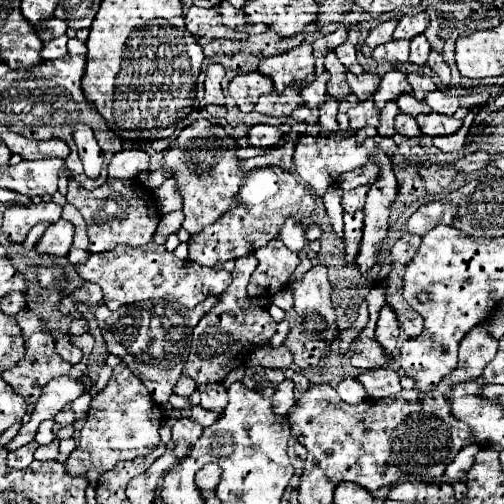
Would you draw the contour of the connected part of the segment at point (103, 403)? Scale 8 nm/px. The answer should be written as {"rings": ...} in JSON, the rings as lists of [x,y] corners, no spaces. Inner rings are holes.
{"rings":[[[121,362],[119,366],[113,368],[113,376],[107,382],[107,386],[103,390],[99,390],[97,396],[89,404],[89,412],[87,412],[85,424],[81,428],[79,446],[71,452],[69,460],[65,462],[67,472],[69,474],[87,474],[87,480],[91,484],[95,484],[97,478],[103,472],[111,470],[117,462],[121,462],[121,460],[133,460],[137,456],[147,456],[159,444],[159,428],[163,424],[163,418],[165,418],[163,408],[153,402],[153,398],[149,396],[149,390],[145,388],[145,384],[141,384],[141,378],[135,376],[125,362]]]}

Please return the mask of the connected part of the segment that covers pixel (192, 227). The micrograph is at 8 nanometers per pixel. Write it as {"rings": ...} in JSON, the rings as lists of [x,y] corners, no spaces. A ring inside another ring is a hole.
{"rings":[[[201,138],[193,140],[193,144],[193,148],[185,148],[181,154],[175,154],[175,144],[163,150],[163,166],[171,172],[177,182],[177,190],[183,196],[183,228],[191,236],[213,224],[229,208],[237,206],[237,192],[247,176],[247,172],[239,166],[237,138]]]}

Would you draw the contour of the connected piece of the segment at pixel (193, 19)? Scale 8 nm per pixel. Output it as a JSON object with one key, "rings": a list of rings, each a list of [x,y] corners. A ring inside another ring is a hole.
{"rings":[[[191,6],[185,15],[186,28],[195,36],[206,37],[207,39],[229,39],[245,40],[245,32],[237,32],[222,23],[221,14],[217,9],[200,8]],[[205,14],[205,16],[201,16]]]}

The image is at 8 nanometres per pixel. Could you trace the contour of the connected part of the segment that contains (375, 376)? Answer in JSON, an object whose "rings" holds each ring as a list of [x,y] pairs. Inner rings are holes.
{"rings":[[[377,368],[377,370],[369,370],[369,372],[361,372],[357,376],[357,380],[363,384],[369,398],[375,398],[375,400],[401,392],[399,374],[391,368]]]}

